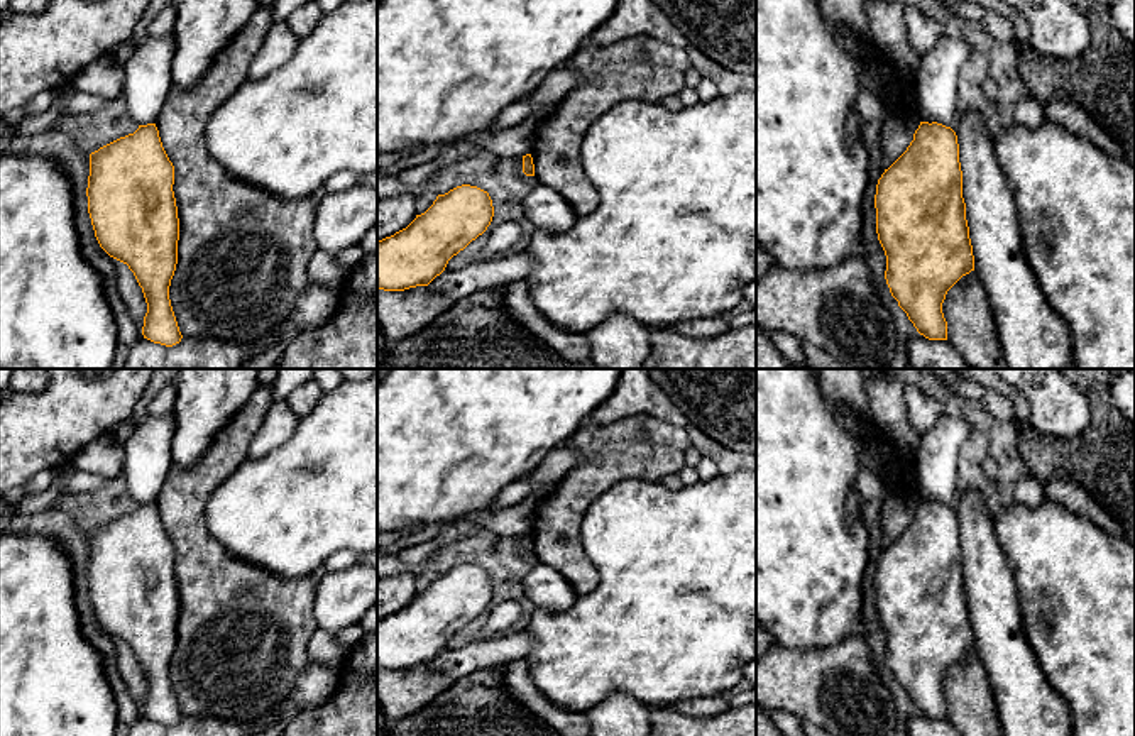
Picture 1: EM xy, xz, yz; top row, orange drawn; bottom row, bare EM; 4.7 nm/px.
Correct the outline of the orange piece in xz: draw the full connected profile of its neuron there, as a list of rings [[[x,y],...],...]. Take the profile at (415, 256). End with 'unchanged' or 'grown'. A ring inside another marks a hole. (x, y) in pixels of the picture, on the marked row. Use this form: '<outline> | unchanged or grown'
[[[462,184],[438,195],[433,205],[403,230],[377,242],[377,289],[404,291],[428,286],[440,276],[448,261],[482,235],[494,217],[492,200],[487,191]]] | unchanged

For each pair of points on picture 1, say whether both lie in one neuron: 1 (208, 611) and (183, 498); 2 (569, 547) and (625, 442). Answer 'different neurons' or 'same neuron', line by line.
1: same neuron
2: same neuron

